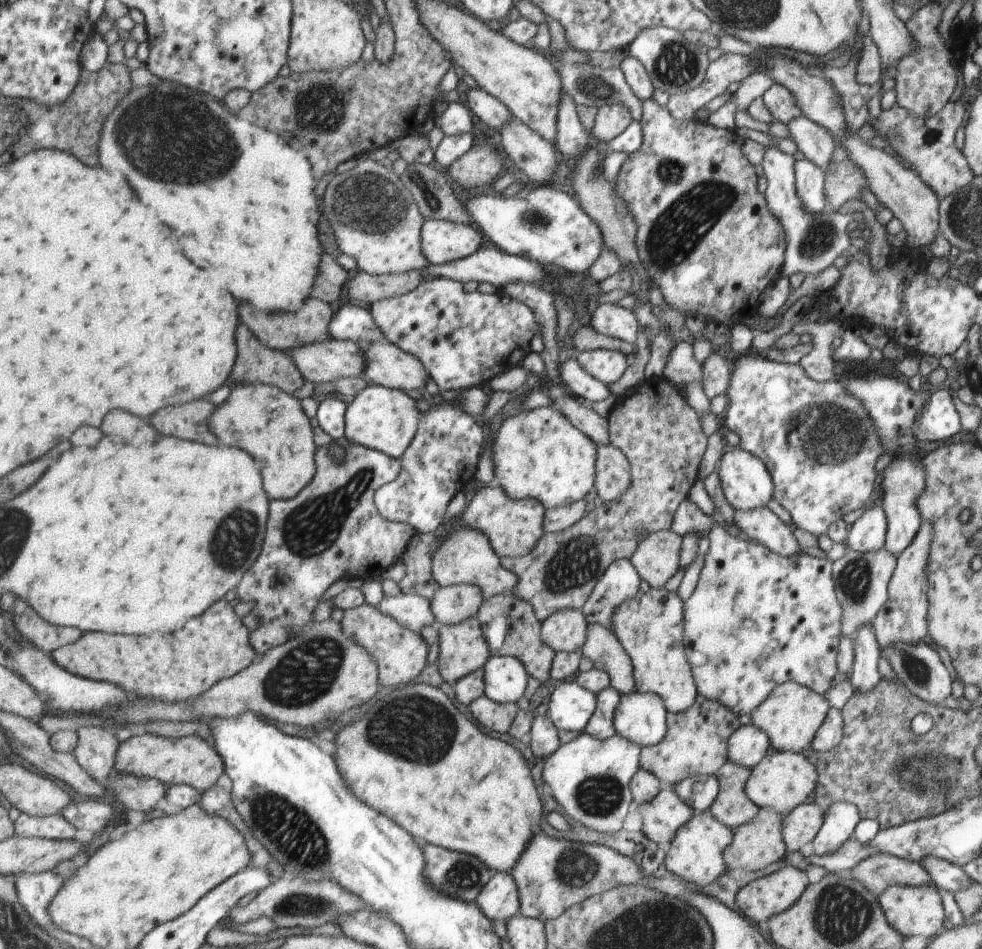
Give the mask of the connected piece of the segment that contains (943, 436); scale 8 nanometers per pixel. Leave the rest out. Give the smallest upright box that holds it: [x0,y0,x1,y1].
[912,389,961,442]

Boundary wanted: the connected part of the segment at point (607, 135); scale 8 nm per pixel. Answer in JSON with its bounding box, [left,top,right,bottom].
[592,103,631,143]

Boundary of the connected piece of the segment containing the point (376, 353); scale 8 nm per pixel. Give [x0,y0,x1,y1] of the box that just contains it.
[361,340,431,391]

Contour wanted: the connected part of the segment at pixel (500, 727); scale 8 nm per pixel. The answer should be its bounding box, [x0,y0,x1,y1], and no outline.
[468,694,518,732]

